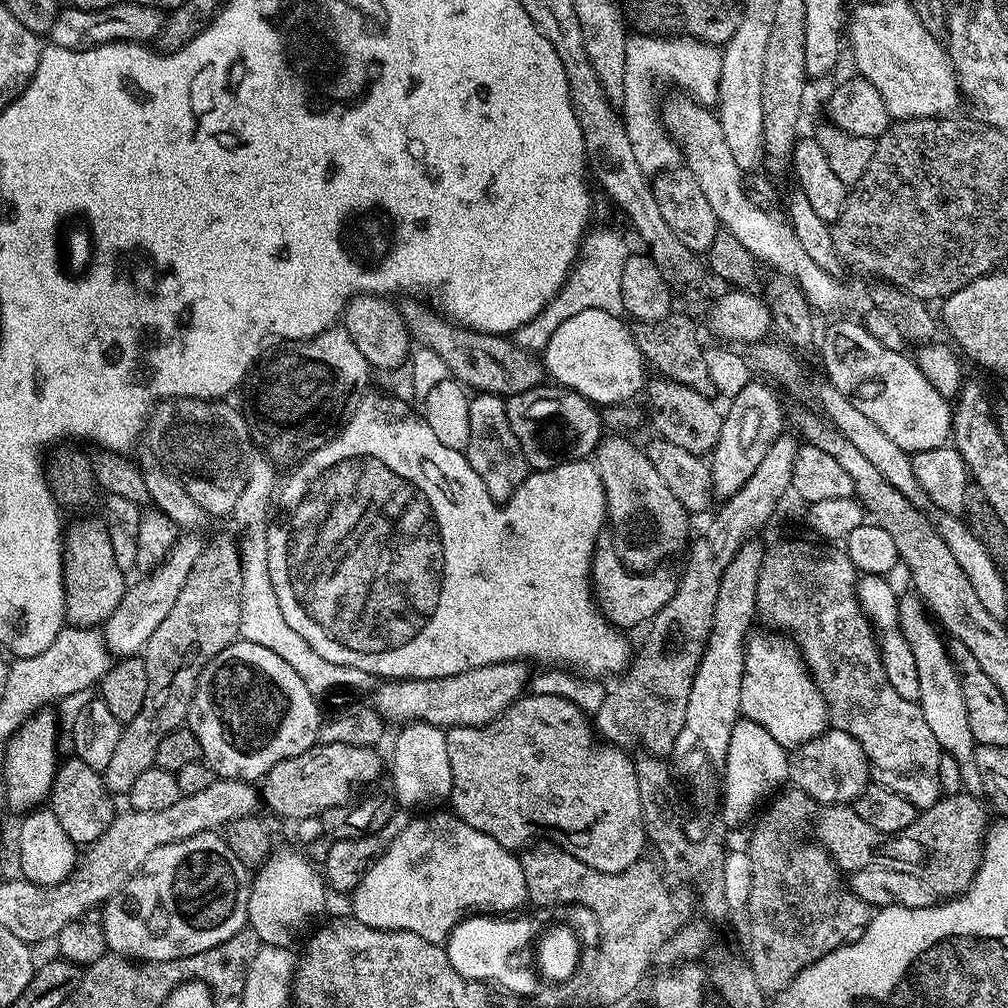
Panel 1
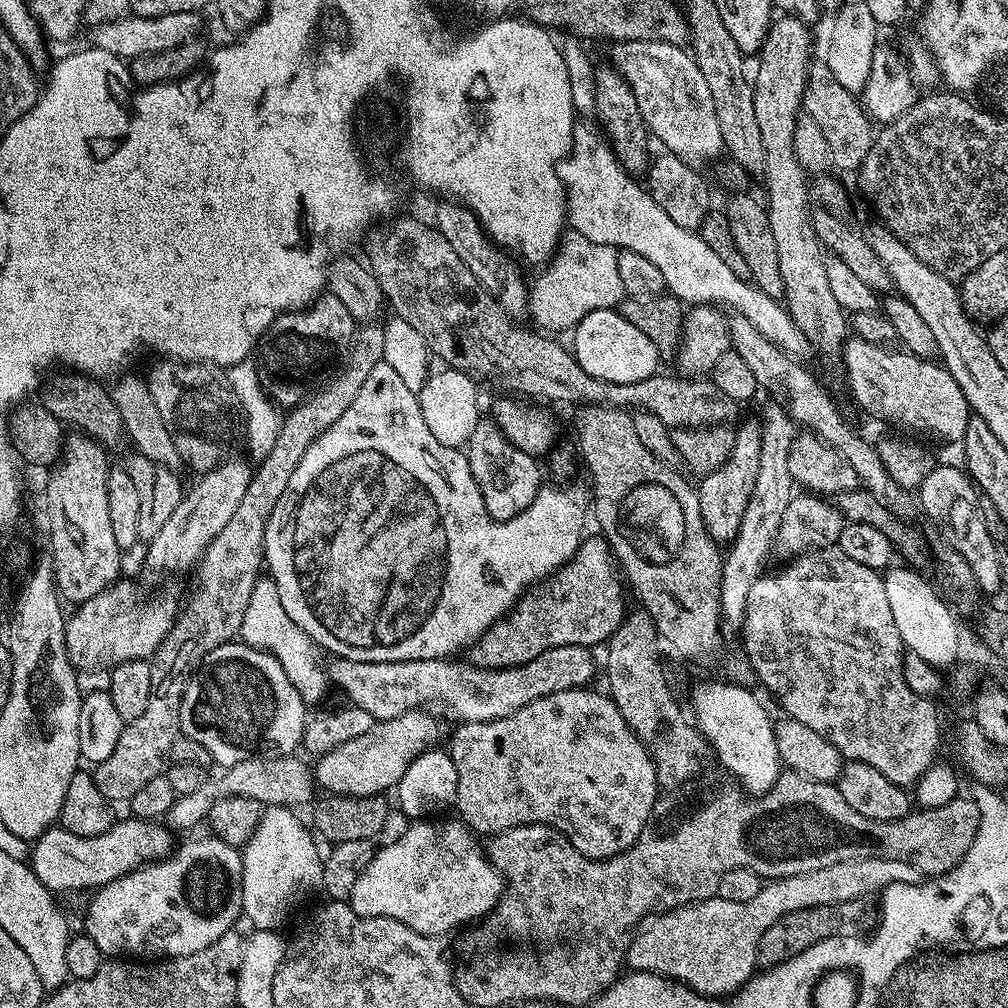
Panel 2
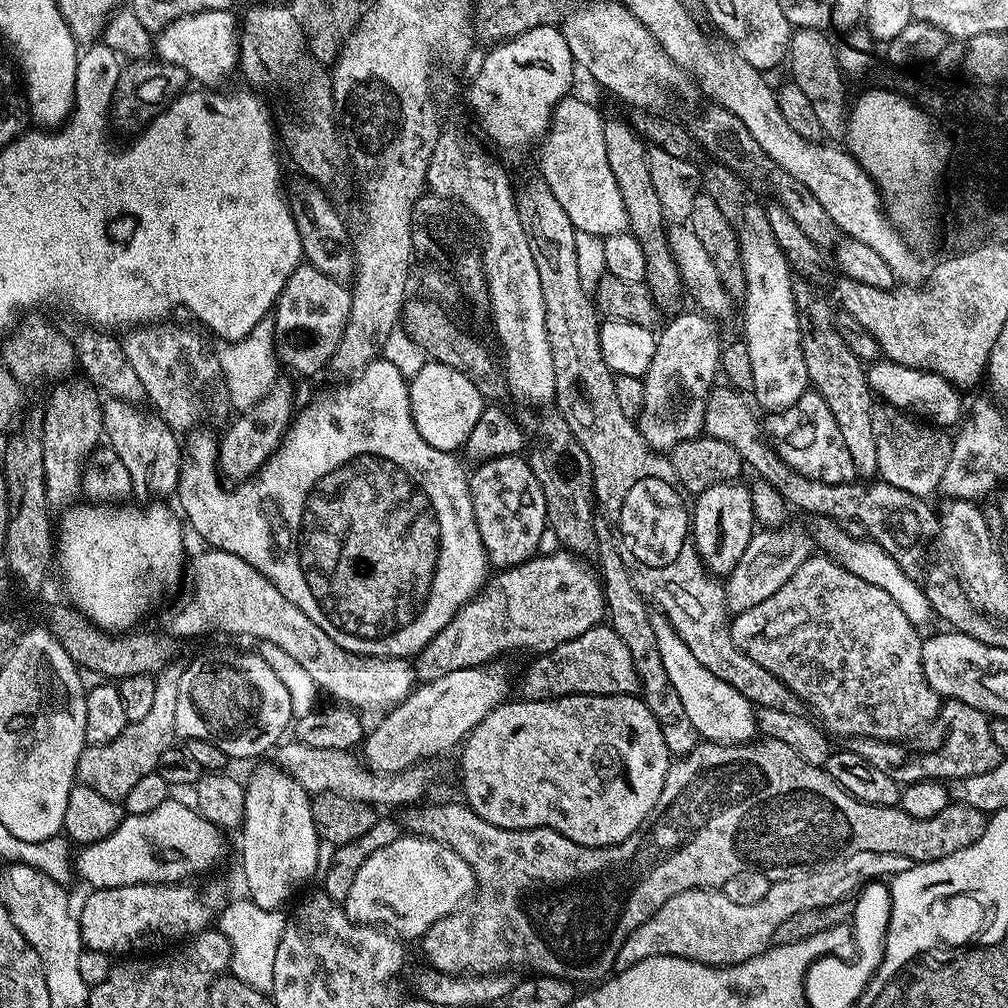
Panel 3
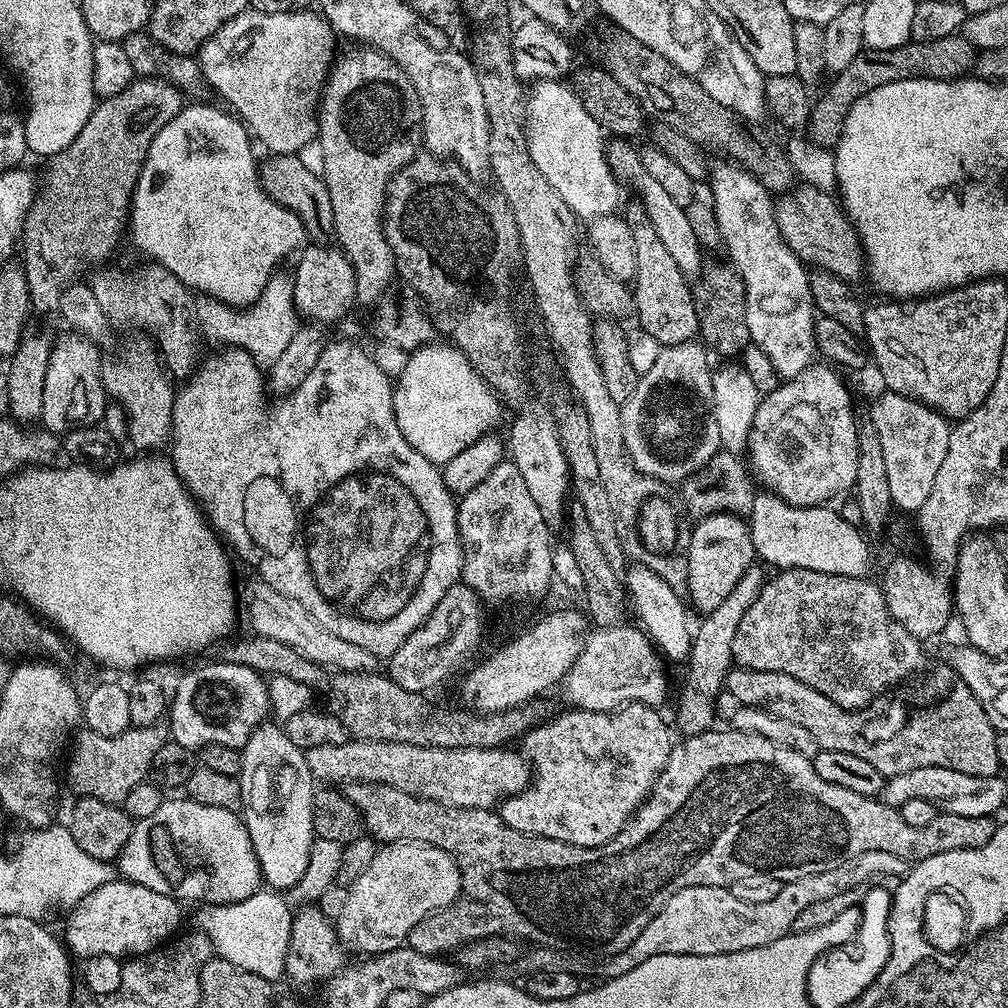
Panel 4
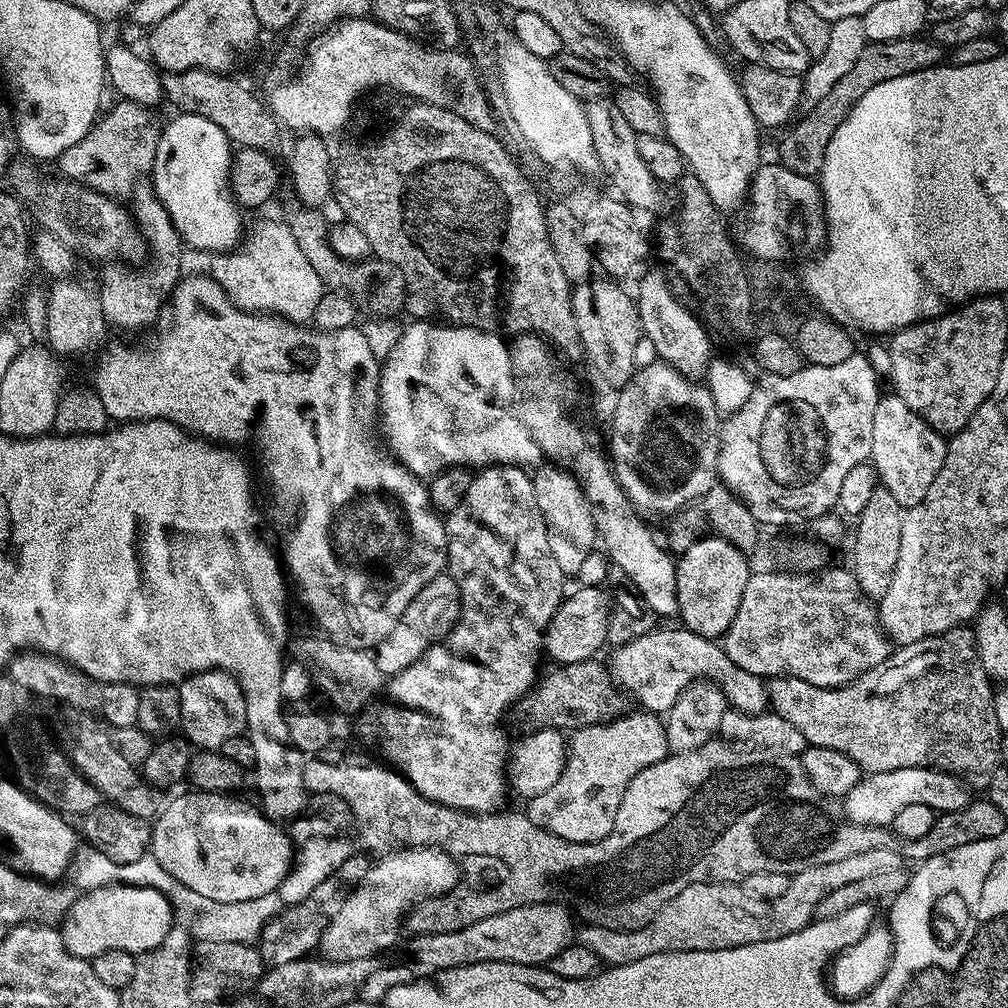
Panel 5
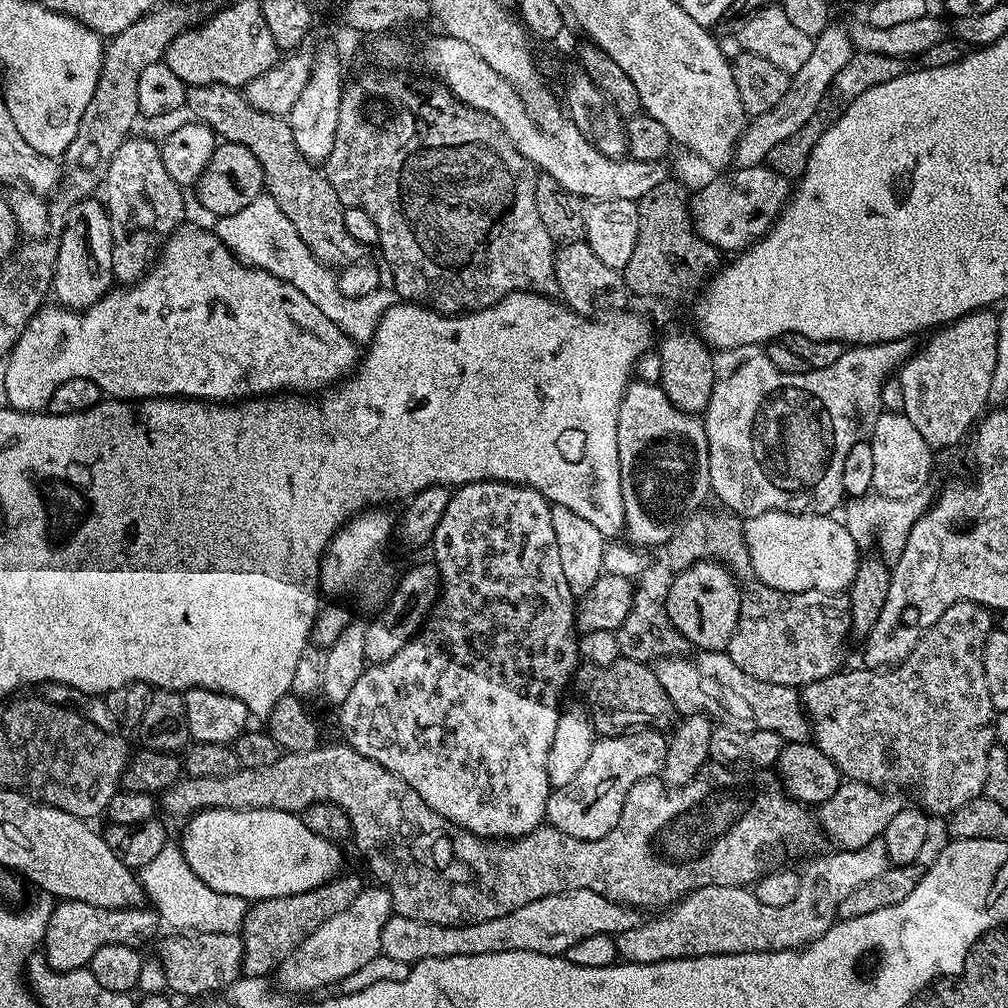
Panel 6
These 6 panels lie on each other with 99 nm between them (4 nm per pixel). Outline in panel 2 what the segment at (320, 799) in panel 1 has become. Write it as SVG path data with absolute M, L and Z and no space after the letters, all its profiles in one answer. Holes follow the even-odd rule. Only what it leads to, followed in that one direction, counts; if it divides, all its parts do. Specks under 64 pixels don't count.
M427 711L407 712L398 718L377 720L366 734L351 742L342 742L325 756L319 757L314 764L314 780L334 796L379 796L387 793L387 788L395 789L412 762L430 746L439 745L444 728L428 716Z

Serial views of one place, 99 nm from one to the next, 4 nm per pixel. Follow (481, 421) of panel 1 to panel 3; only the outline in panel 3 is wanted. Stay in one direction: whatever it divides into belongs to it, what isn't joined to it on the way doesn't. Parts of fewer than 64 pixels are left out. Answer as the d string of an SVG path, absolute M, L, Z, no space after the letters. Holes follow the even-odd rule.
M523 455L503 456L486 460L471 469L468 489L472 495L474 506L474 522L478 526L478 534L482 538L484 553L488 556L488 563L493 569L507 570L525 564L541 551L540 539L548 528L546 514L546 498L542 494L542 486L538 486L538 478L534 478L534 470Z

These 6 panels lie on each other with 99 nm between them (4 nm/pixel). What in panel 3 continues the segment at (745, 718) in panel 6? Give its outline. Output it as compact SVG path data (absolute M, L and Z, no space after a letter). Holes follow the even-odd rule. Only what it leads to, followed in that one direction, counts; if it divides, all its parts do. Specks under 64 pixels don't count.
M597 626L586 630L586 634L533 660L536 661L529 666L528 673L520 684L519 695L525 700L551 700L554 696L572 696L575 692L587 696L622 696L635 693L640 686L640 676L636 672L634 658L630 658L630 650L626 650L626 644L610 626Z

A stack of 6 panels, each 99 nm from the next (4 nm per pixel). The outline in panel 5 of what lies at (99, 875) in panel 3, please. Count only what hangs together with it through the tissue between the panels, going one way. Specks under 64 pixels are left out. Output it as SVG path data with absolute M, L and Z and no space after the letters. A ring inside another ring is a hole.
M187 791L173 800L171 797L152 824L151 859L176 876L182 886L190 886L190 890L214 898L214 902L250 902L262 898L262 894L277 891L294 865L294 846L292 850L291 842L276 829L277 821L268 819L259 807L251 808L246 801L236 800L240 798L235 795Z

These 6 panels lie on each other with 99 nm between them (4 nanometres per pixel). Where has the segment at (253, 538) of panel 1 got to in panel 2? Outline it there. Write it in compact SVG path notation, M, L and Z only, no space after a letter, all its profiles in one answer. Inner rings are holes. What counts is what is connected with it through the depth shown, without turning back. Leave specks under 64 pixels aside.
M270 578L257 579L254 590L250 594L250 602L246 606L246 614L242 618L239 639L252 648L270 654L286 670L286 678L290 678L290 686L298 690L302 702L306 706L316 704L330 688L330 677L325 665L316 661L317 645L295 624L282 610L282 602L278 598L276 583Z

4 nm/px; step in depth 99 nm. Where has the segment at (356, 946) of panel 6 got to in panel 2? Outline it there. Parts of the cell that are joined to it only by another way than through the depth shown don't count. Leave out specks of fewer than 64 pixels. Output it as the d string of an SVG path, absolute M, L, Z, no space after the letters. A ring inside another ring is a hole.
M444 818L409 823L406 834L402 834L398 842L377 847L372 861L364 867L362 874L358 874L358 882L354 882L350 903L359 916L394 918L410 926L410 930L418 930L418 934L440 938L443 932L448 932L467 920L479 921L487 917L495 908L504 892L504 877L482 851L481 845L480 848L476 845L477 837L467 824L456 818L440 819Z

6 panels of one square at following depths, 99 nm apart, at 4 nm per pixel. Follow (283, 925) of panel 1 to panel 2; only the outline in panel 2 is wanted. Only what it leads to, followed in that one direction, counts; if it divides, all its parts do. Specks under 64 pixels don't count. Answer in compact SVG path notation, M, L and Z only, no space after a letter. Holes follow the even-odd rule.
M268 806L264 808L262 818L254 834L242 849L242 906L243 915L248 916L251 927L256 930L283 929L284 919L292 912L292 907L303 898L307 892L321 887L320 879L324 873L324 862L319 860L317 839L310 831L309 825L304 824L295 816L293 809L288 806Z

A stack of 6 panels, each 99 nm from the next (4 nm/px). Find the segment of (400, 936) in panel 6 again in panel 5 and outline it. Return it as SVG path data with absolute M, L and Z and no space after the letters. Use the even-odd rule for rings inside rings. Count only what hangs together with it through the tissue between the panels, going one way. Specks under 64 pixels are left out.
M563 903L527 904L490 918L474 922L462 930L450 934L422 934L409 939L408 948L412 956L432 972L450 970L458 966L470 966L476 962L514 962L515 964L547 965L561 950L574 940L572 916Z

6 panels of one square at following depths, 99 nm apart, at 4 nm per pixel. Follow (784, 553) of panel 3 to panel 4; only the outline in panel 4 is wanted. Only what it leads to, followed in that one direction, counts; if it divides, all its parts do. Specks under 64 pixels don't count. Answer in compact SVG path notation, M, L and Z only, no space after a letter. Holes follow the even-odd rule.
M753 566L738 578L738 586L726 594L722 606L718 606L713 612L707 613L700 625L695 625L692 637L692 655L686 662L688 677L684 680L684 689L680 692L680 705L676 708L675 727L681 728L684 734L693 736L699 732L707 732L713 727L712 707L716 704L716 695L725 687L729 670L733 667L732 647L734 646L734 634L738 632L738 622L750 610L750 606L758 598L758 594L766 583L765 569Z

